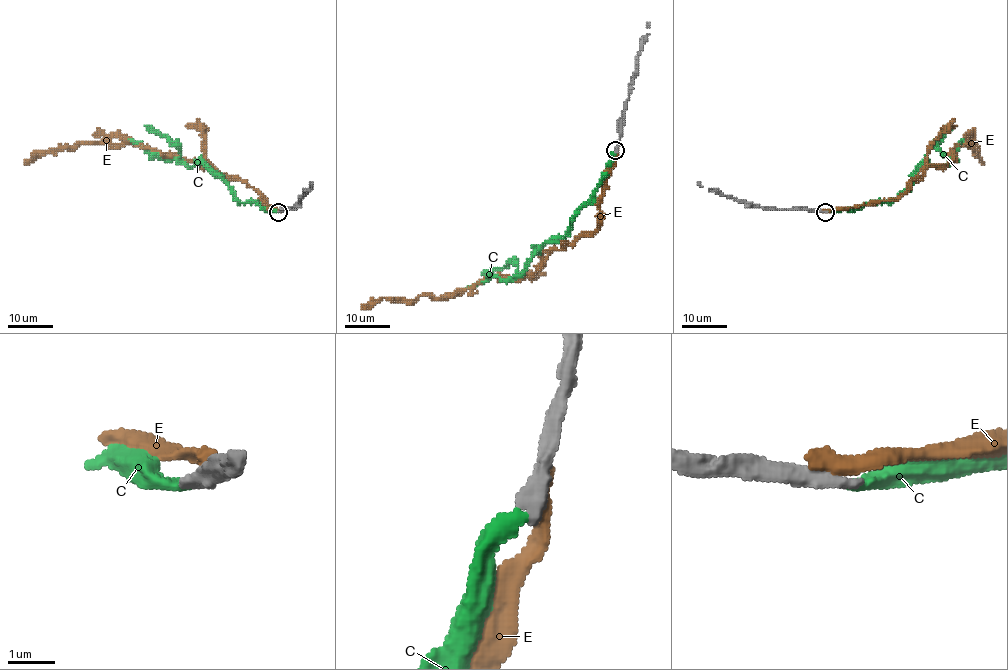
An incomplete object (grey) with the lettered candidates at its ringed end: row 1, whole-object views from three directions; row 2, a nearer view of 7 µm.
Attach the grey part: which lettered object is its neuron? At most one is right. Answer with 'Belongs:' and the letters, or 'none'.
Belongs: C

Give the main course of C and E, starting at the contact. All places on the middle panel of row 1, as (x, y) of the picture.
C: (616, 151), (594, 196), (579, 209), (563, 236), (552, 236), (525, 268), (511, 278), (490, 276), (466, 289)
E: (617, 149), (600, 202), (600, 224), (553, 249), (528, 275), (489, 276), (436, 298), (380, 298), (360, 308)

